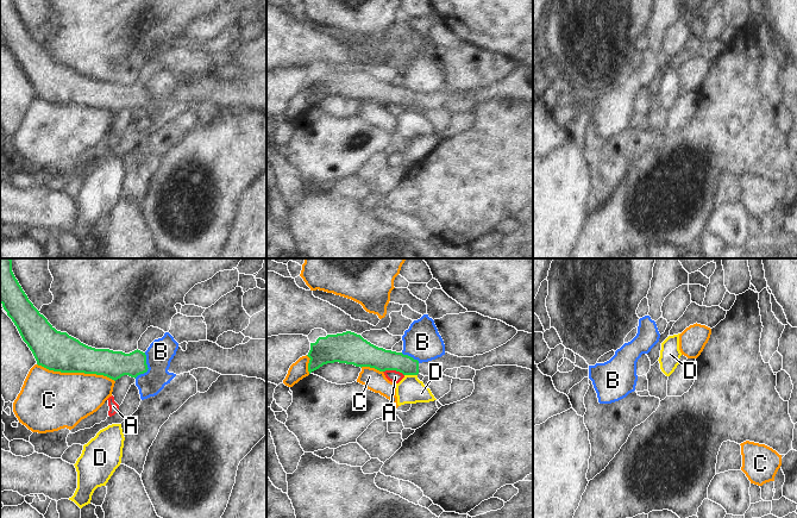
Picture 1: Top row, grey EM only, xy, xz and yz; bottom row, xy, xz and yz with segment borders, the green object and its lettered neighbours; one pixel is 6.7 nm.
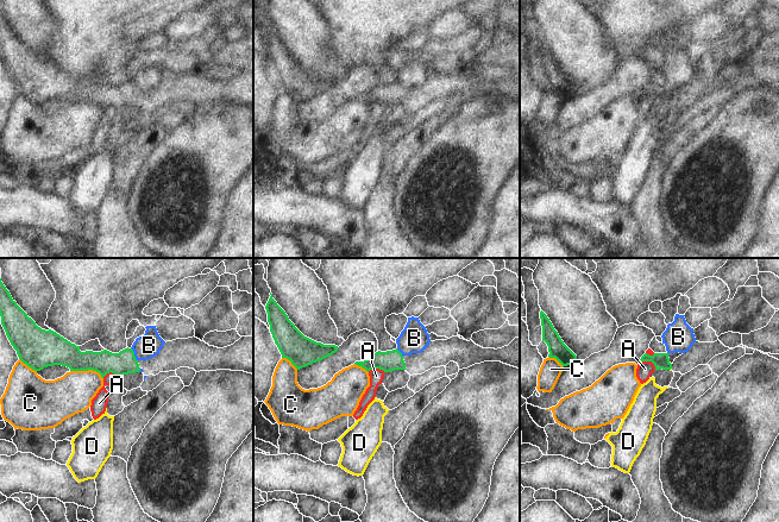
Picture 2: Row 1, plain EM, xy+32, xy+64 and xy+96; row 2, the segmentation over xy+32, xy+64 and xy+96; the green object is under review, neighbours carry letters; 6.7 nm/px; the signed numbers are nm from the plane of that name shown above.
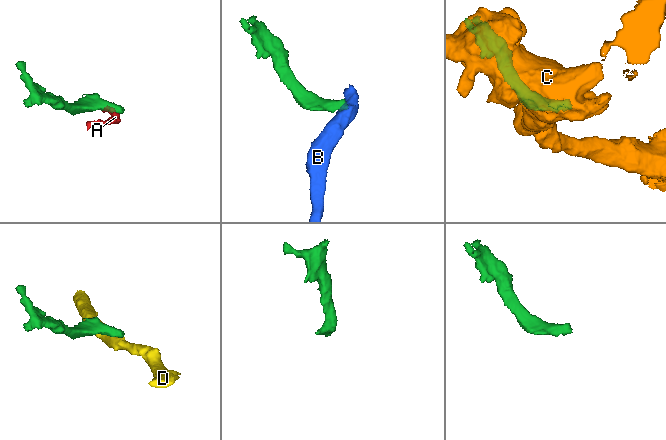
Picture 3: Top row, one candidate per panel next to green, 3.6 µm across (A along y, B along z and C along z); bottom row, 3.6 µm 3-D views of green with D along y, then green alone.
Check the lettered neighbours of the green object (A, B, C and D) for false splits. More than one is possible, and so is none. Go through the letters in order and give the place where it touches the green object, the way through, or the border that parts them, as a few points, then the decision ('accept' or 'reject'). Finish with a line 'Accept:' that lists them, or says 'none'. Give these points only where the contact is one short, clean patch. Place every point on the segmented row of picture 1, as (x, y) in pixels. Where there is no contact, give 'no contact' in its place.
A: xz (394, 369) | along xz (383, 370), (399, 370), (403, 375) | reject
B: xy (148, 368) | along xy (145, 353), (148, 369), (135, 378) | reject
C: xy (76, 372) | reject
D: xz (410, 374) | along xz (405, 374), (416, 375) | reject
Accept: none

